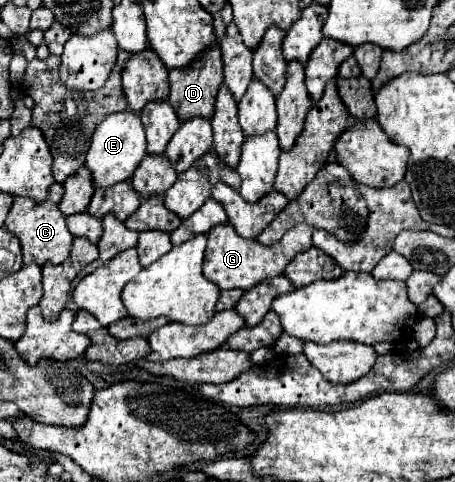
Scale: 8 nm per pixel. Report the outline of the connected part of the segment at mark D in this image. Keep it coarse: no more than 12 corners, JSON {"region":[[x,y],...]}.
{"region":[[218,47],[170,71],[180,121],[212,119],[222,85]]}

